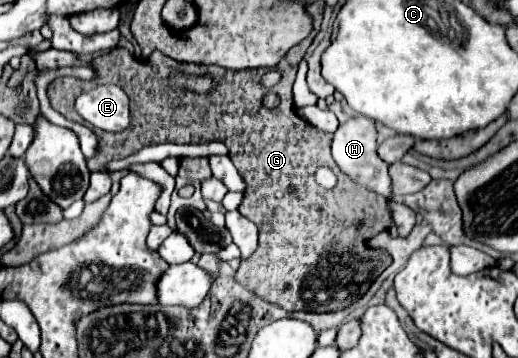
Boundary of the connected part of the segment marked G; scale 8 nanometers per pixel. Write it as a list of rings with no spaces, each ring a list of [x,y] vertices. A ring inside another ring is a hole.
[[[310,34],[306,40],[292,46],[280,62],[278,68],[282,70],[282,80],[278,82],[276,92],[280,94],[280,104],[276,108],[266,108],[262,104],[262,96],[274,92],[260,82],[268,68],[234,72],[216,64],[208,66],[190,62],[182,68],[174,58],[162,52],[152,52],[146,62],[138,62],[126,48],[120,46],[94,60],[98,82],[118,84],[128,94],[130,126],[118,134],[98,132],[92,128],[94,134],[98,134],[100,152],[94,160],[88,160],[88,168],[92,172],[106,170],[104,162],[128,158],[150,144],[206,140],[224,142],[230,150],[230,160],[248,186],[238,212],[252,220],[260,232],[258,250],[252,258],[242,260],[234,278],[262,300],[272,302],[286,312],[334,312],[360,300],[370,284],[392,264],[388,252],[370,248],[368,240],[384,230],[390,236],[406,236],[410,234],[416,218],[416,212],[412,212],[406,204],[388,198],[388,212],[384,196],[358,188],[358,184],[350,184],[330,156],[330,134],[314,128],[292,112],[292,82],[298,62],[304,58],[312,40],[314,36]],[[172,68],[180,68],[190,74],[208,74],[216,80],[216,88],[210,94],[178,90],[168,82],[168,72]],[[320,166],[330,168],[338,176],[336,188],[326,190],[316,184],[314,172]],[[290,186],[296,186],[294,194],[290,194]]]

